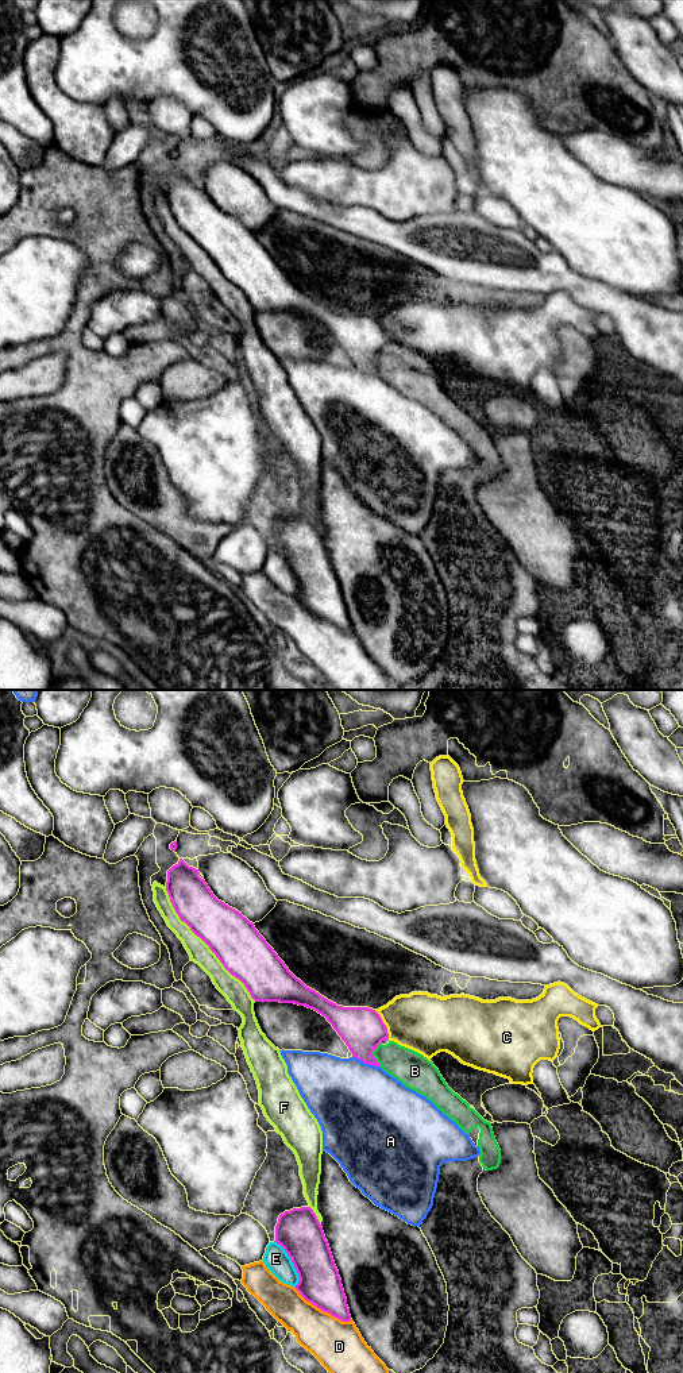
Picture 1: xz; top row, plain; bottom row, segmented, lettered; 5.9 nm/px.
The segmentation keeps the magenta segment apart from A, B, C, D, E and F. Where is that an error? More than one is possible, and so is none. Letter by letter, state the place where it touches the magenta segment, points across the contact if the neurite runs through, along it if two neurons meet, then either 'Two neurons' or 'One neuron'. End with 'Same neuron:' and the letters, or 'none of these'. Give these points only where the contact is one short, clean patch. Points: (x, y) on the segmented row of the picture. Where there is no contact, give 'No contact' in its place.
A: Touches magenta at xz (366, 1063). Two neurons
B: Touches magenta at xz (371, 1055). Boundary: xz (379, 1042), (373, 1052), (378, 1065). Two neurons
C: Touches magenta at xz (385, 1025). Two neurons
D: Touches magenta at xz (323, 1310). Two neurons
E: Touches magenta at xz (293, 1264). Two neurons
F: Touches magenta at xz (207, 944). Two neurons
Same neuron: none of these

